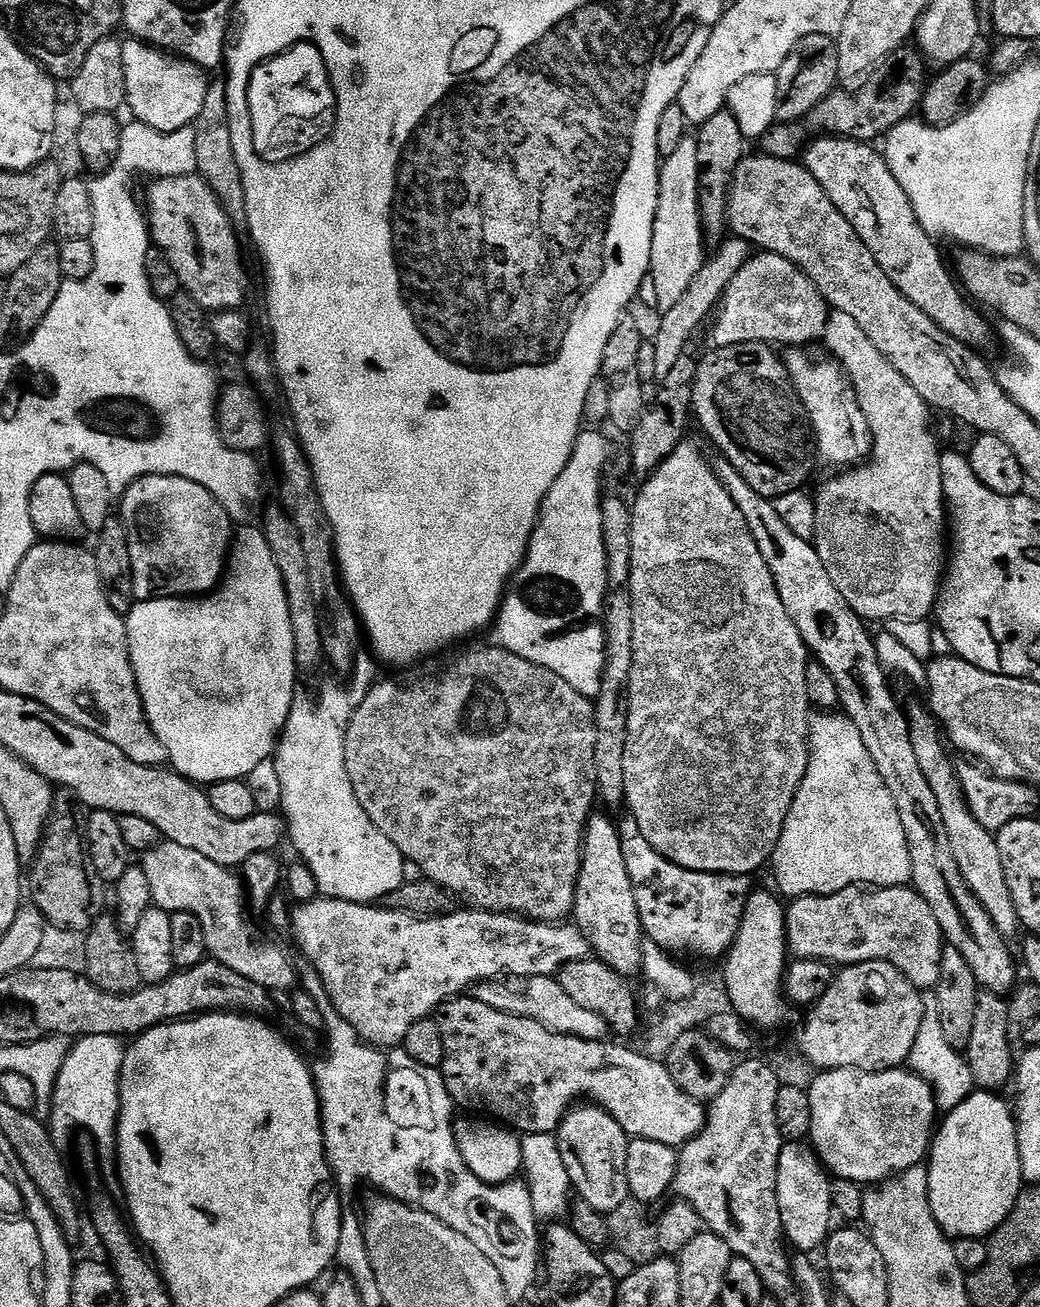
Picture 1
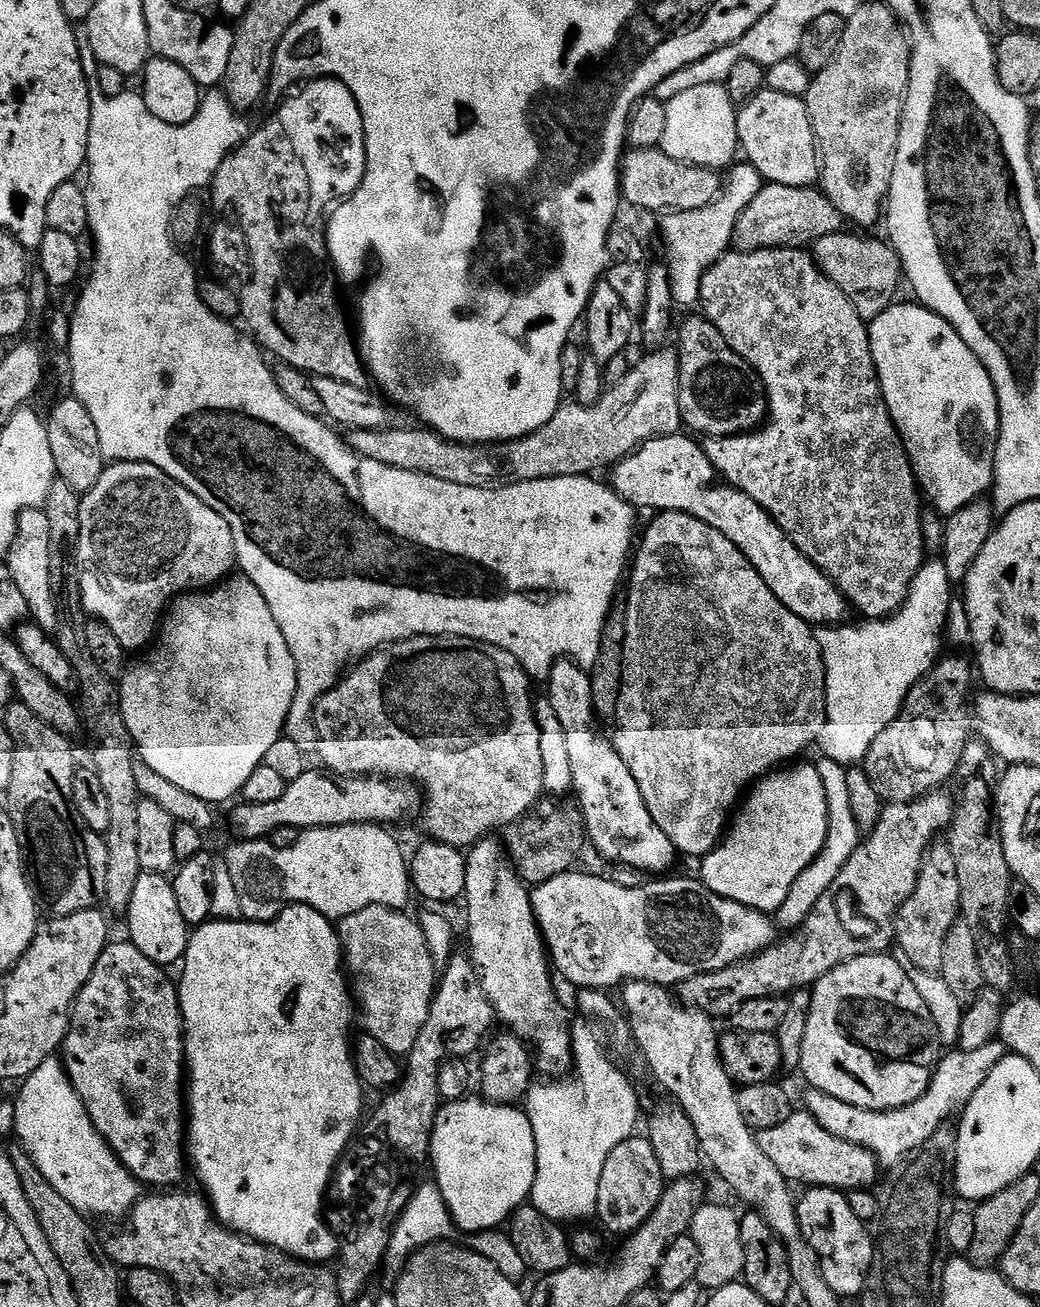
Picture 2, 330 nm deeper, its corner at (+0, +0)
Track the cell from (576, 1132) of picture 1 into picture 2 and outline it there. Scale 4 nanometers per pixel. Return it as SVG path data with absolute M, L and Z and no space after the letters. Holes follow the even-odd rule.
M496 838L479 840L466 856L466 884L462 904L468 907L468 944L472 947L470 959L482 990L486 990L486 998L495 1012L495 1019L499 1023L501 1020L507 1031L530 1046L535 1071L539 1075L541 1072L544 1078L566 1077L573 1070L570 1015L560 1005L556 988L552 985L550 957L532 910L529 885L513 870L512 861L508 859L501 841L499 844L492 839Z

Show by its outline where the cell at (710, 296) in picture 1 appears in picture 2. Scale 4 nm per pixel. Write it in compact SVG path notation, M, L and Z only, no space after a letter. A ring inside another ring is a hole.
M765 183L761 190L740 212L738 222L734 226L732 243L741 252L753 252L759 248L803 248L826 238L830 234L841 231L846 221L819 187L795 188L781 184Z

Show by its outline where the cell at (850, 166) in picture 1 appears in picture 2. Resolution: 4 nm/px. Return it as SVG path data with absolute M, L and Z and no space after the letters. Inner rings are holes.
M763 90L756 96L750 97L744 104L739 105L736 113L736 138L739 147L742 149L742 156L745 156L747 163L758 170L758 174L764 177L765 181L770 184L781 184L782 186L794 186L795 188L810 188L819 181L820 178L820 153L816 151L816 139L814 138L814 126L810 126L808 117L807 103L801 97L791 96L790 94L778 94Z

